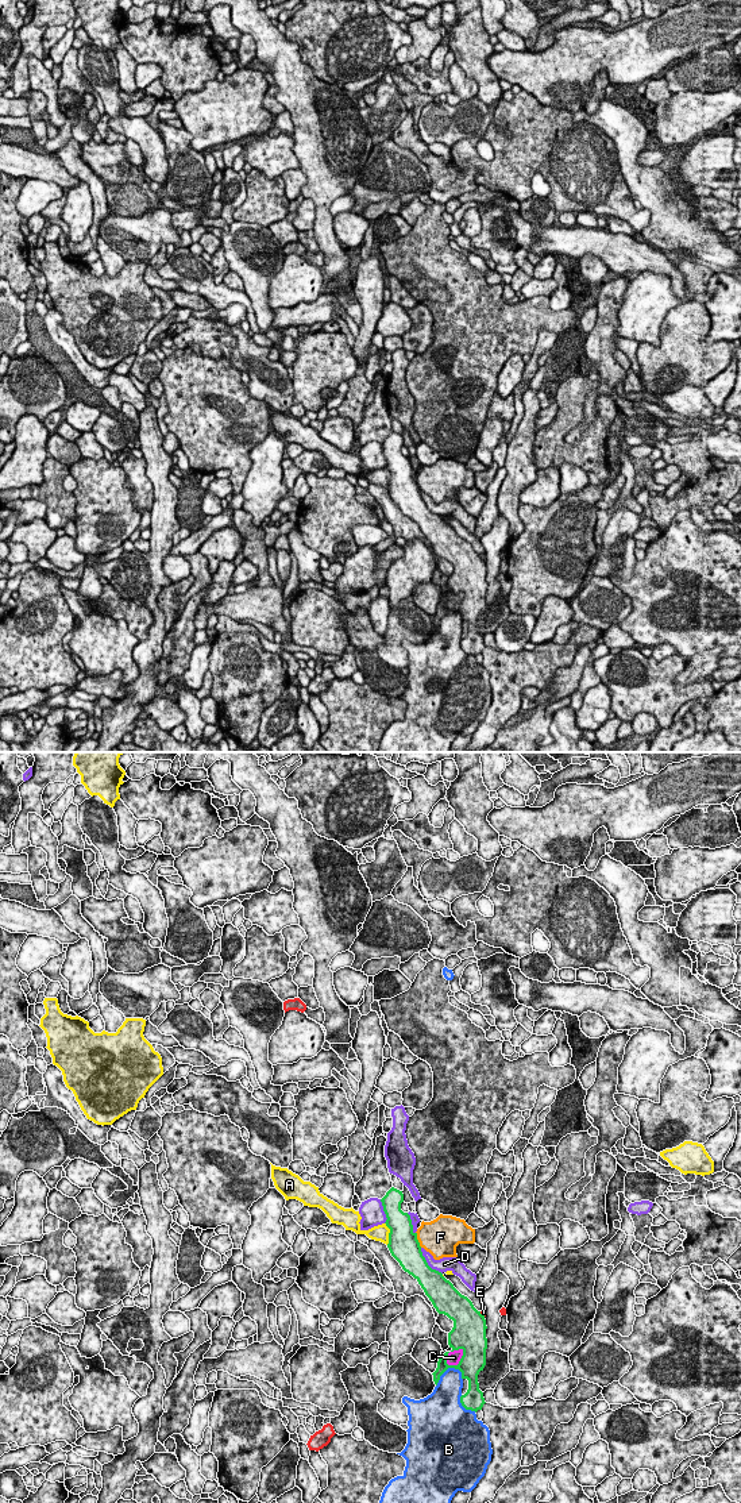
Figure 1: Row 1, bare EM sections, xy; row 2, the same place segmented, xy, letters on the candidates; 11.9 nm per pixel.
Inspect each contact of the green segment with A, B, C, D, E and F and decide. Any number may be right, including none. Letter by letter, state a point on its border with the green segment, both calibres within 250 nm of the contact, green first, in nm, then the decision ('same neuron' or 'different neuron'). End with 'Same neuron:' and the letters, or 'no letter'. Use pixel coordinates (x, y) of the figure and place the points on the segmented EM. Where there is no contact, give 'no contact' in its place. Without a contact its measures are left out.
A: xy (389, 1233) | 360/190 nm | different neuron
B: xy (446, 1369) | 200/320 nm | different neuron
C: xy (460, 1360) | 320/160 nm | different neuron
D: xy (427, 1263) | 300/170 nm | different neuron
E: xy (481, 1314) | 400/60 nm | different neuron
F: xy (417, 1240) | 360/420 nm | different neuron
Same neuron: no letter

